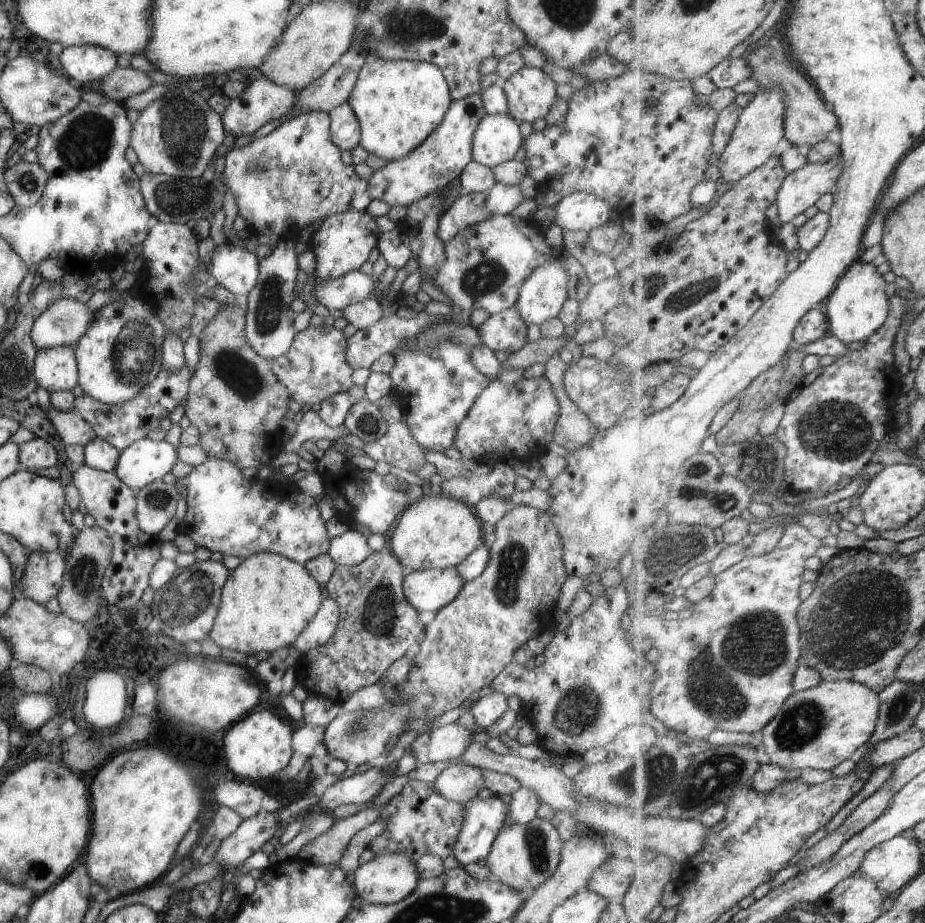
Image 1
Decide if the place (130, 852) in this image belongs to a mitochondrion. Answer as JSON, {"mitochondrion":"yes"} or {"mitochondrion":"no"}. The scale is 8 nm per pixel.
{"mitochondrion":"no"}

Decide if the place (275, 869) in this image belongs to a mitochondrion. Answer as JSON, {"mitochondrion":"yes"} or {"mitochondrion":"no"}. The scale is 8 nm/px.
{"mitochondrion":"no"}

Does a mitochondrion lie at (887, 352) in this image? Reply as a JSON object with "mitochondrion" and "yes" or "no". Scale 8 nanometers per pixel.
{"mitochondrion":"no"}

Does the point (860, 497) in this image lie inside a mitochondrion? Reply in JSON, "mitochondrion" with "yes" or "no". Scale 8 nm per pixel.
{"mitochondrion":"no"}

